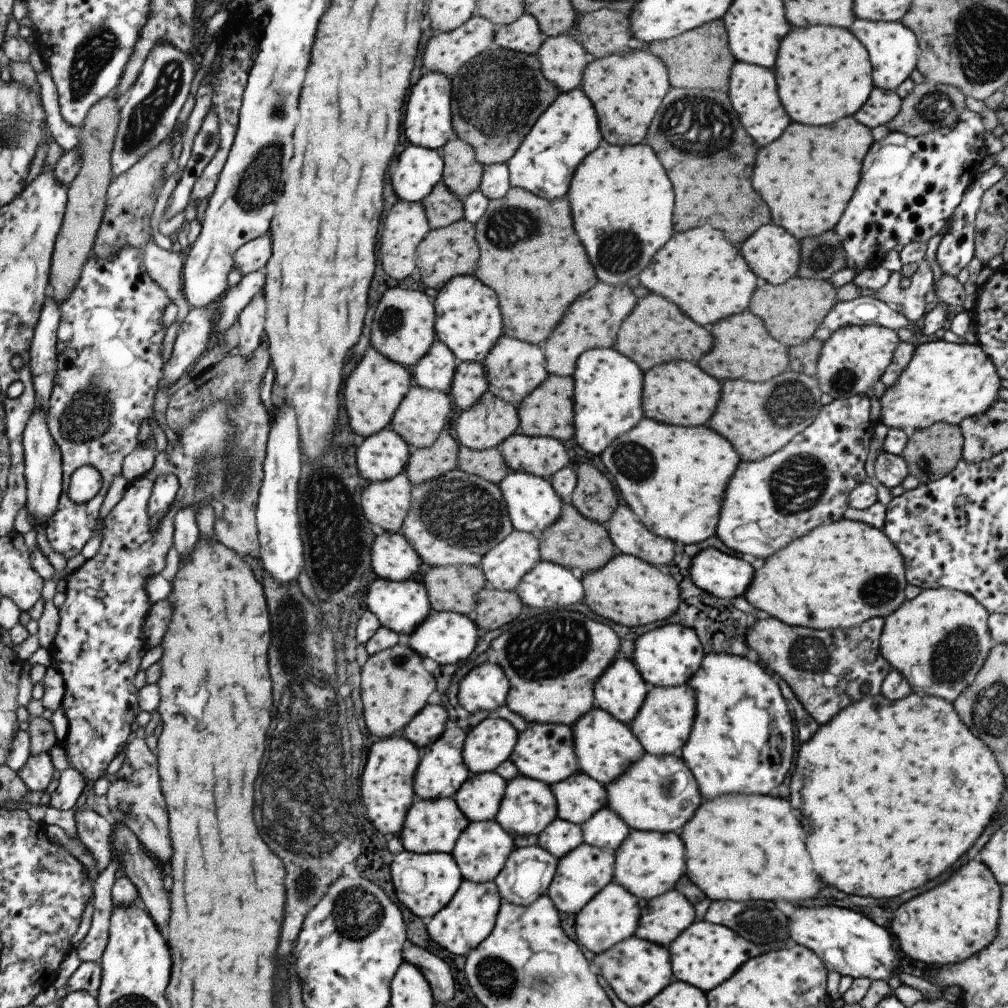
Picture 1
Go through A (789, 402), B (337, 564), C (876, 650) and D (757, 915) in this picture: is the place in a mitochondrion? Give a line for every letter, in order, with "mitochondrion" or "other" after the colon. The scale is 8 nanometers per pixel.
A: mitochondrion
B: mitochondrion
C: other
D: mitochondrion

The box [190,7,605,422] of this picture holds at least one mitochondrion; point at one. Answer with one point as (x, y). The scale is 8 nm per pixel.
(498, 93)

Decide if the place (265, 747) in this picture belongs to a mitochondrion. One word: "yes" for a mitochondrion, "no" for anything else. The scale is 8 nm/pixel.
yes

